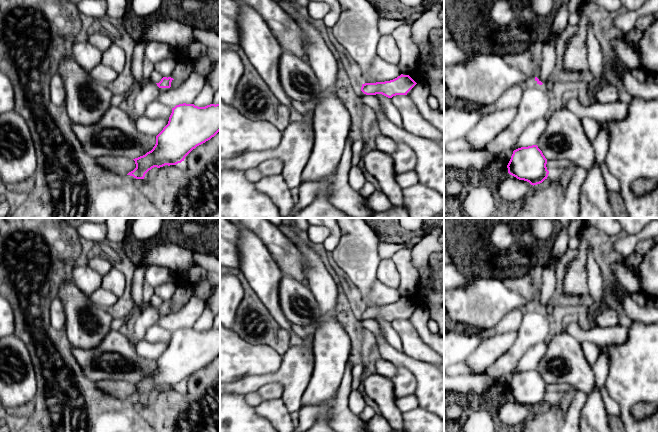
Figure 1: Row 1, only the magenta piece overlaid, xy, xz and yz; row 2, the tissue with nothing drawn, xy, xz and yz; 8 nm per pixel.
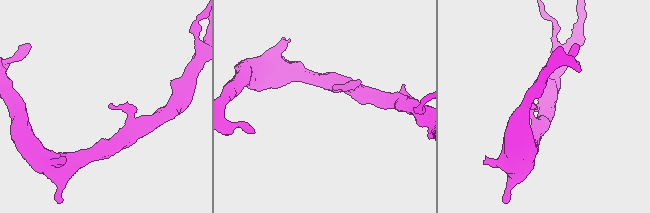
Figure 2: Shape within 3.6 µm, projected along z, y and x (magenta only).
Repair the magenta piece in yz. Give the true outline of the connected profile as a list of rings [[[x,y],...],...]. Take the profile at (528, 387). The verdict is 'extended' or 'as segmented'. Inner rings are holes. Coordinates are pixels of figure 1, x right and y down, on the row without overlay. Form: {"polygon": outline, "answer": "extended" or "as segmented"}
{"polygon": [[[537,369],[521,371],[513,375],[507,389],[508,397],[519,404],[537,409],[547,403],[547,383]]], "answer": "as segmented"}

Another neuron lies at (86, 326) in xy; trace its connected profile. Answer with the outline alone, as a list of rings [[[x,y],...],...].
[[[68,279],[59,289],[59,299],[66,315],[64,332],[72,347],[97,347],[111,331],[113,317],[95,305],[88,295]]]

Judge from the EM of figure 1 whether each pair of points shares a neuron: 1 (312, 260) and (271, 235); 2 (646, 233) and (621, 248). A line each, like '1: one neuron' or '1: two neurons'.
1: two neurons
2: one neuron

